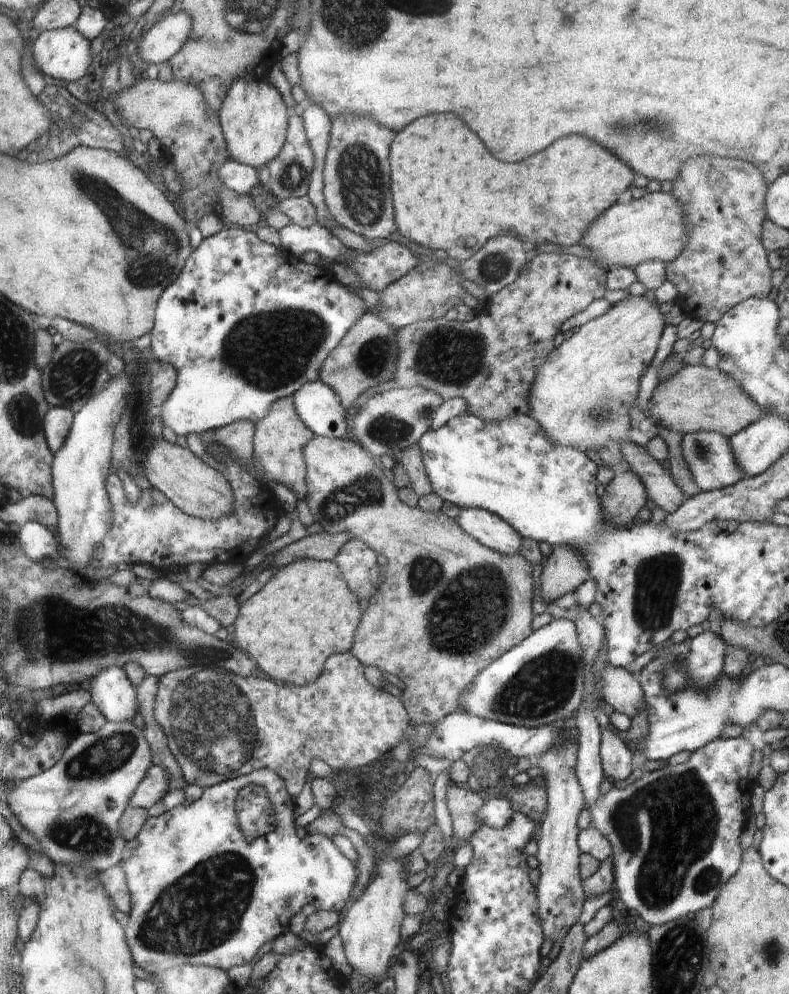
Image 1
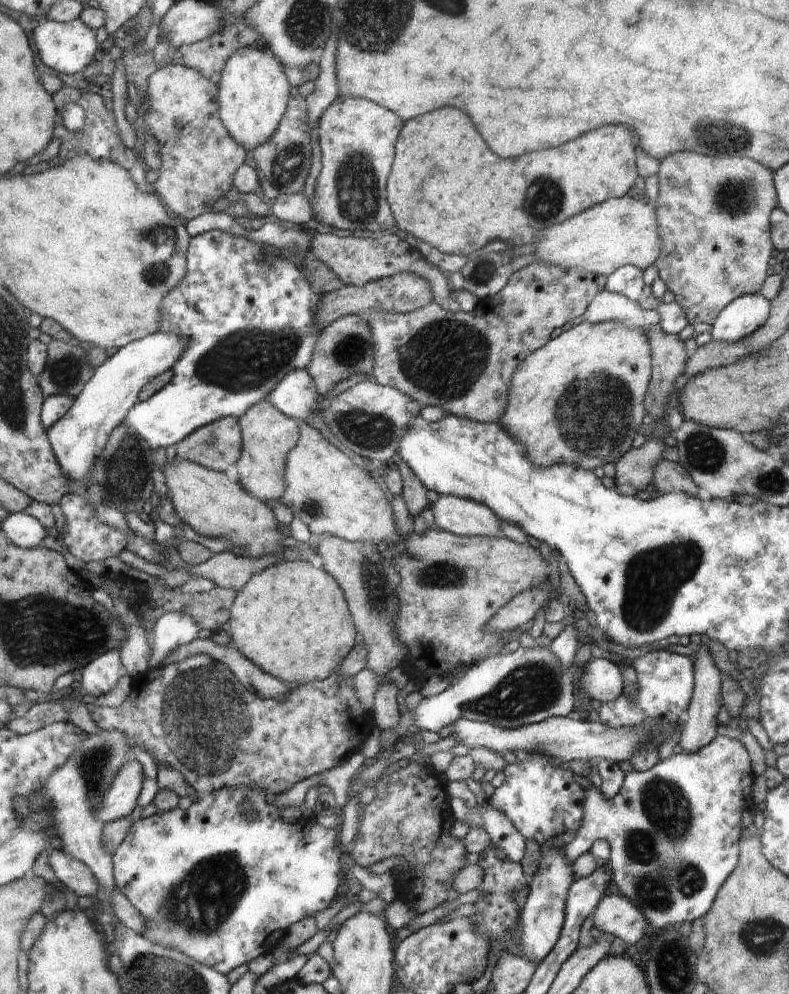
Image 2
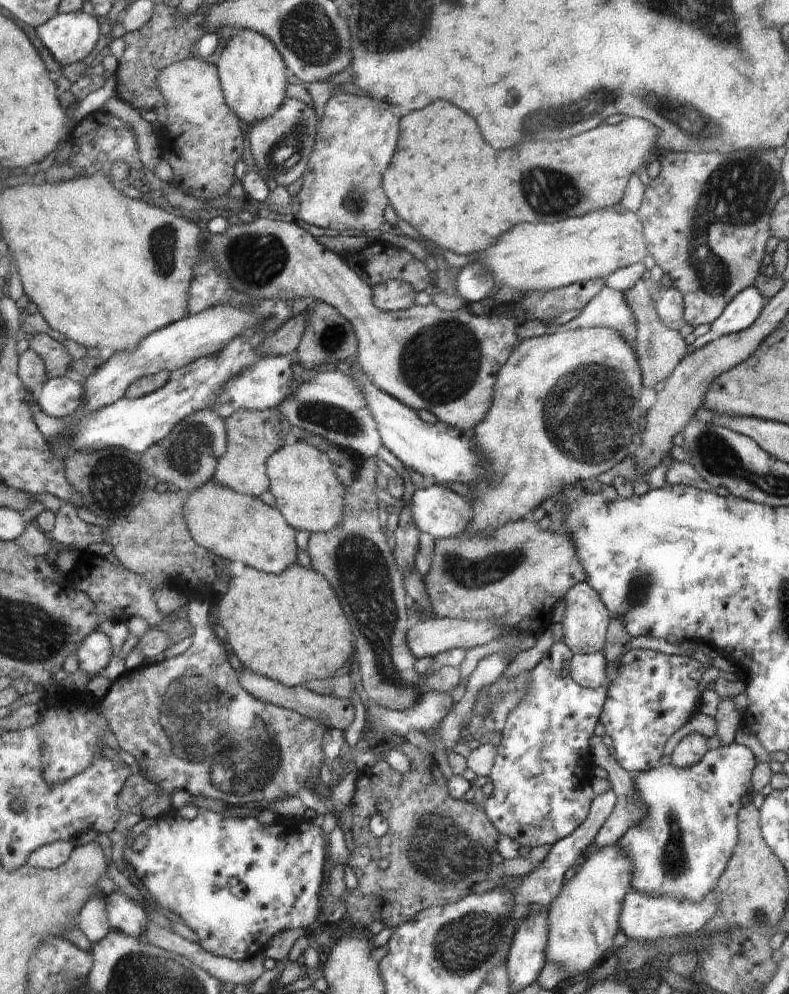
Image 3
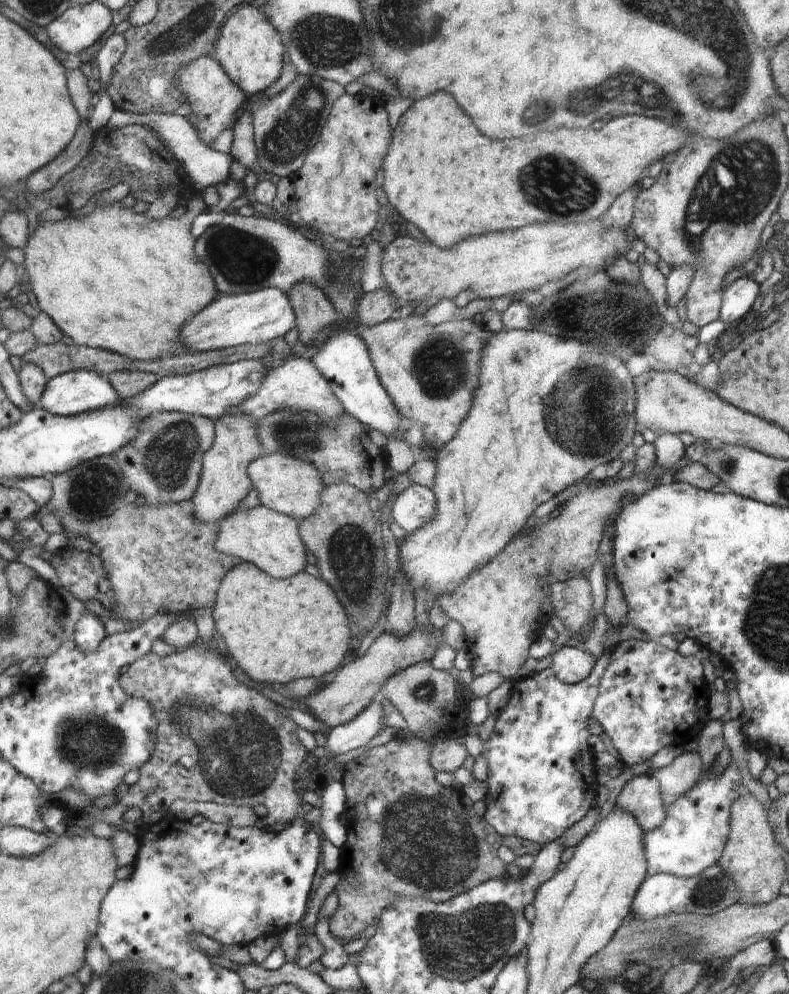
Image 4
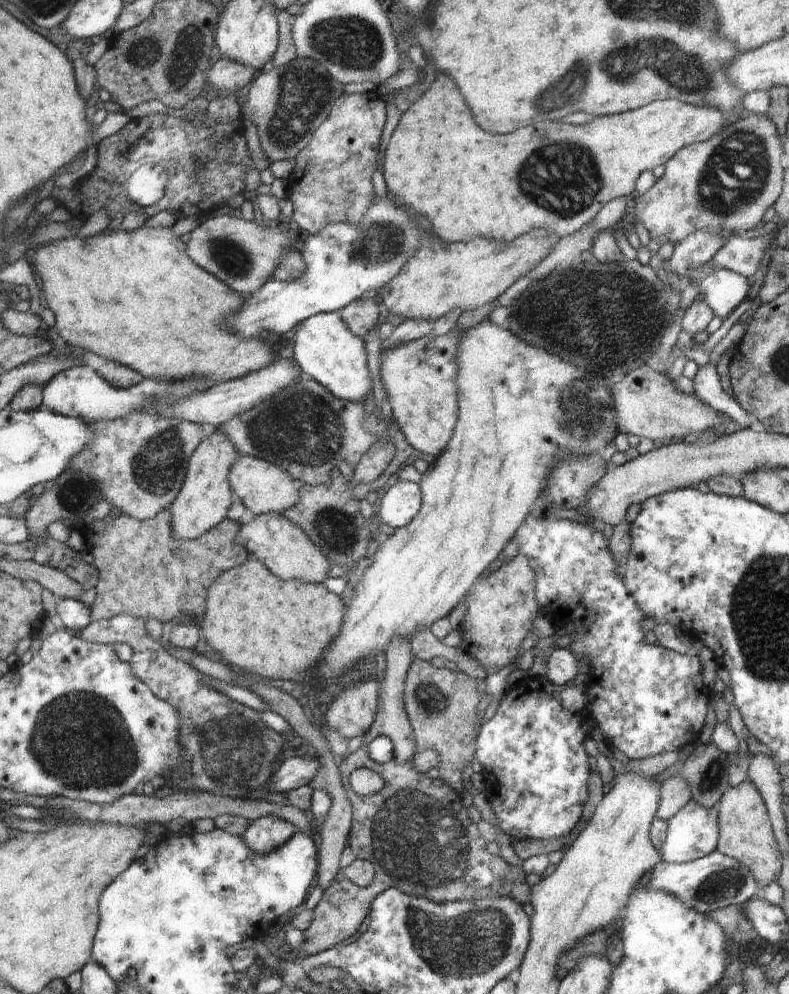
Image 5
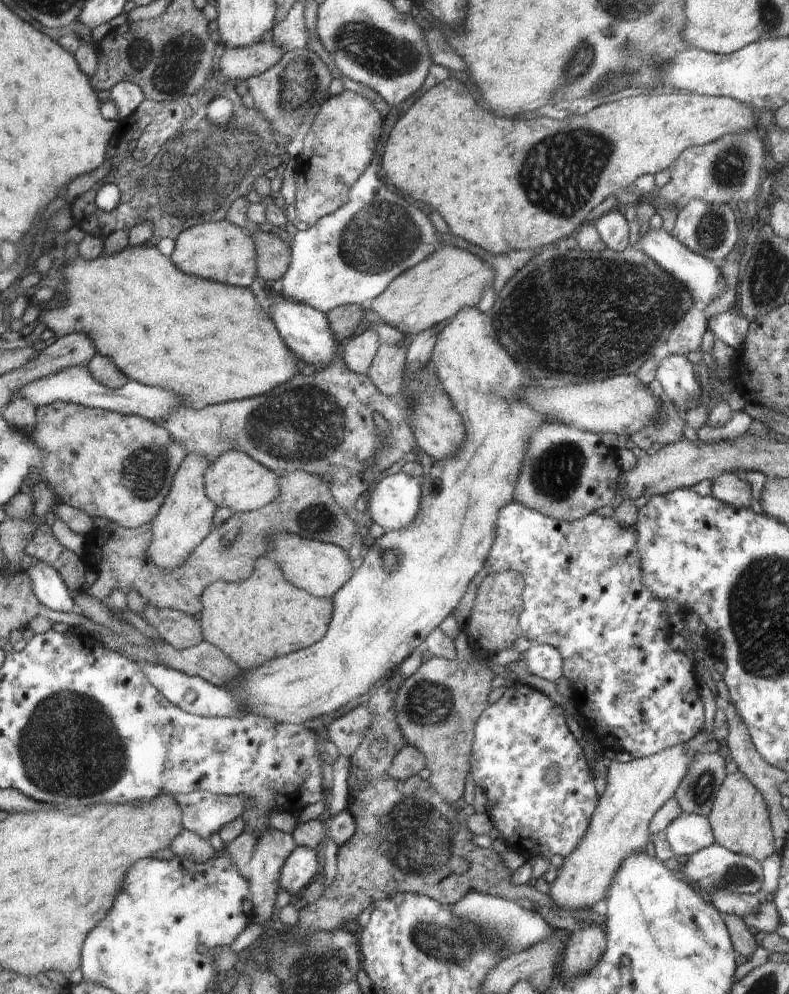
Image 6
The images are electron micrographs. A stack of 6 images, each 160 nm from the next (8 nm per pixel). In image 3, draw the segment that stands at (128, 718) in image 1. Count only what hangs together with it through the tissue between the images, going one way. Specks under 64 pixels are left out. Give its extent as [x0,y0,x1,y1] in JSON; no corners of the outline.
[76,630,112,676]

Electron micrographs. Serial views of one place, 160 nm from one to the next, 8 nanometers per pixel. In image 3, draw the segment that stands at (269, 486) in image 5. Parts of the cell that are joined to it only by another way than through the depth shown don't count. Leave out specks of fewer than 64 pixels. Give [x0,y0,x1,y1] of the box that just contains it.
[267,439,347,533]

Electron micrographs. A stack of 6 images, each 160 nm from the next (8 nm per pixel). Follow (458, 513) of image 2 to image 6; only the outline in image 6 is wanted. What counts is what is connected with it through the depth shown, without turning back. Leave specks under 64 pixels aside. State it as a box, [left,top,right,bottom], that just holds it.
[367,470,421,531]

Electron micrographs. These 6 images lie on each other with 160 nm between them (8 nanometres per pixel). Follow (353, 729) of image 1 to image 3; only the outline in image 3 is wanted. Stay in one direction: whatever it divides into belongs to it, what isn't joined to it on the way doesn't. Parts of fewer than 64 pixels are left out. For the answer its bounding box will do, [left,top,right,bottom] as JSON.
[101,598,326,806]

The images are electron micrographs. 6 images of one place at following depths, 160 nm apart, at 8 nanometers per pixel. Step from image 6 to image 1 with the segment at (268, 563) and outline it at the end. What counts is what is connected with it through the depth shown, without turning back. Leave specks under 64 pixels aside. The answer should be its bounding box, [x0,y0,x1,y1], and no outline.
[230,558,360,685]

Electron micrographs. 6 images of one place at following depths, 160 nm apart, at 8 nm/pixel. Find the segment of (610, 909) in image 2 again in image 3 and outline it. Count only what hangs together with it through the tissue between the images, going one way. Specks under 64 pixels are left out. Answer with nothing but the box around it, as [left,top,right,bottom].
[620,888,717,941]

